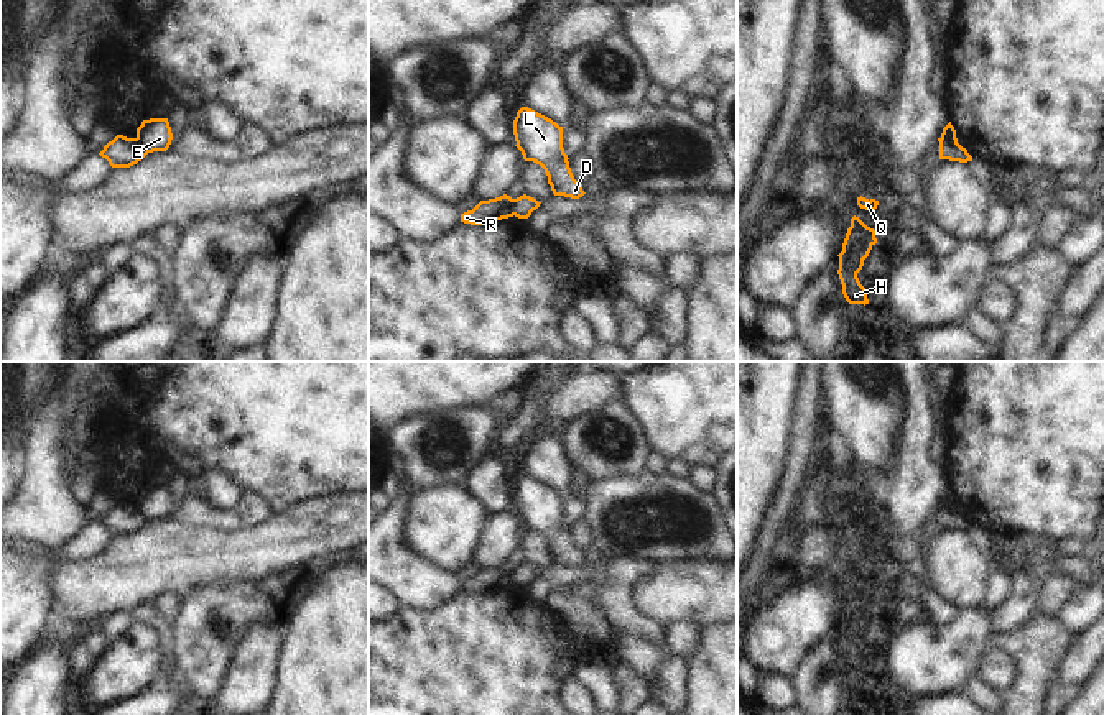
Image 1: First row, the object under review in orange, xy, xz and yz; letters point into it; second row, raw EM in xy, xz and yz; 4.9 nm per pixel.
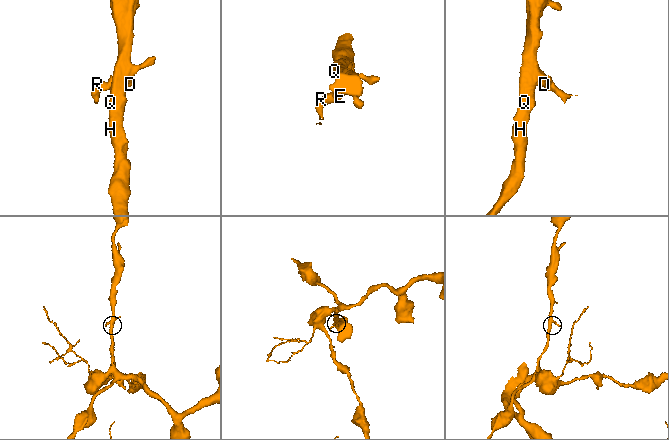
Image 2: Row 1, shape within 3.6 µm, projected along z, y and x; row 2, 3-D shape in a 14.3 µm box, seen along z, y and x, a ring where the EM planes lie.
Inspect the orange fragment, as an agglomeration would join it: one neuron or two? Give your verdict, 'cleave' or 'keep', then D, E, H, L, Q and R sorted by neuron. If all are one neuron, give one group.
cleave; groups D E H L Q / R

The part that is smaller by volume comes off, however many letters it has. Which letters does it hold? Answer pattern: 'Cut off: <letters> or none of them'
Cut off: R

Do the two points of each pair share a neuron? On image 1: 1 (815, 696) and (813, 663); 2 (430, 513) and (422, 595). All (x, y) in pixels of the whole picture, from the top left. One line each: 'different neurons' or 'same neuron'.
1: same neuron
2: different neurons

